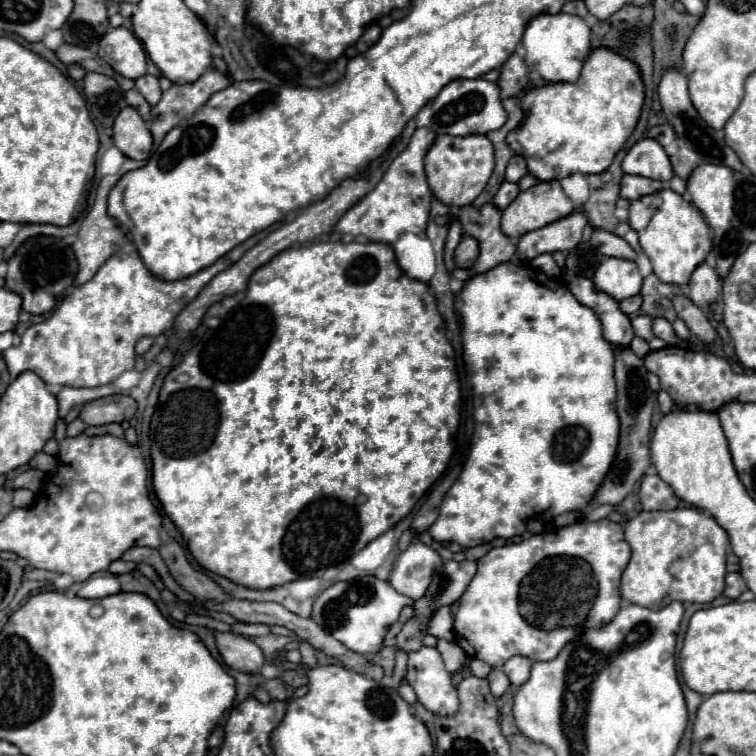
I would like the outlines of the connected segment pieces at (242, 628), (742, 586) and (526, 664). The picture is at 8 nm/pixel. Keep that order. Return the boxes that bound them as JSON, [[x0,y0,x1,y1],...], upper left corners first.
[[230,621,272,637],[724,573,746,599],[504,657,532,687]]

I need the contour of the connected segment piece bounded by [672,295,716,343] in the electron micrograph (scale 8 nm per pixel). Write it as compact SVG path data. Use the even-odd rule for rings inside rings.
M676 295L672 299L672 303L674 303L674 309L676 309L678 317L688 325L692 335L696 335L702 343L712 343L714 341L716 331L714 331L714 327L710 325L708 317L704 315L704 311L700 307L696 307L686 295Z

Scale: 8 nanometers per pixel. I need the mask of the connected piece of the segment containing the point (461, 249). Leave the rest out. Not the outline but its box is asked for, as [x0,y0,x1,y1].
[454,235,480,269]

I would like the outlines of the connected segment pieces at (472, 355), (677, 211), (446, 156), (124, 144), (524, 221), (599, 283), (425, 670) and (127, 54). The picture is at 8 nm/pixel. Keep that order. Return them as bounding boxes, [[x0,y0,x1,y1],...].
[[428,261,618,547],[630,189,712,285],[424,135,494,207],[114,107,152,159],[502,181,574,237],[594,259,644,301],[408,647,458,715],[98,27,146,79]]

